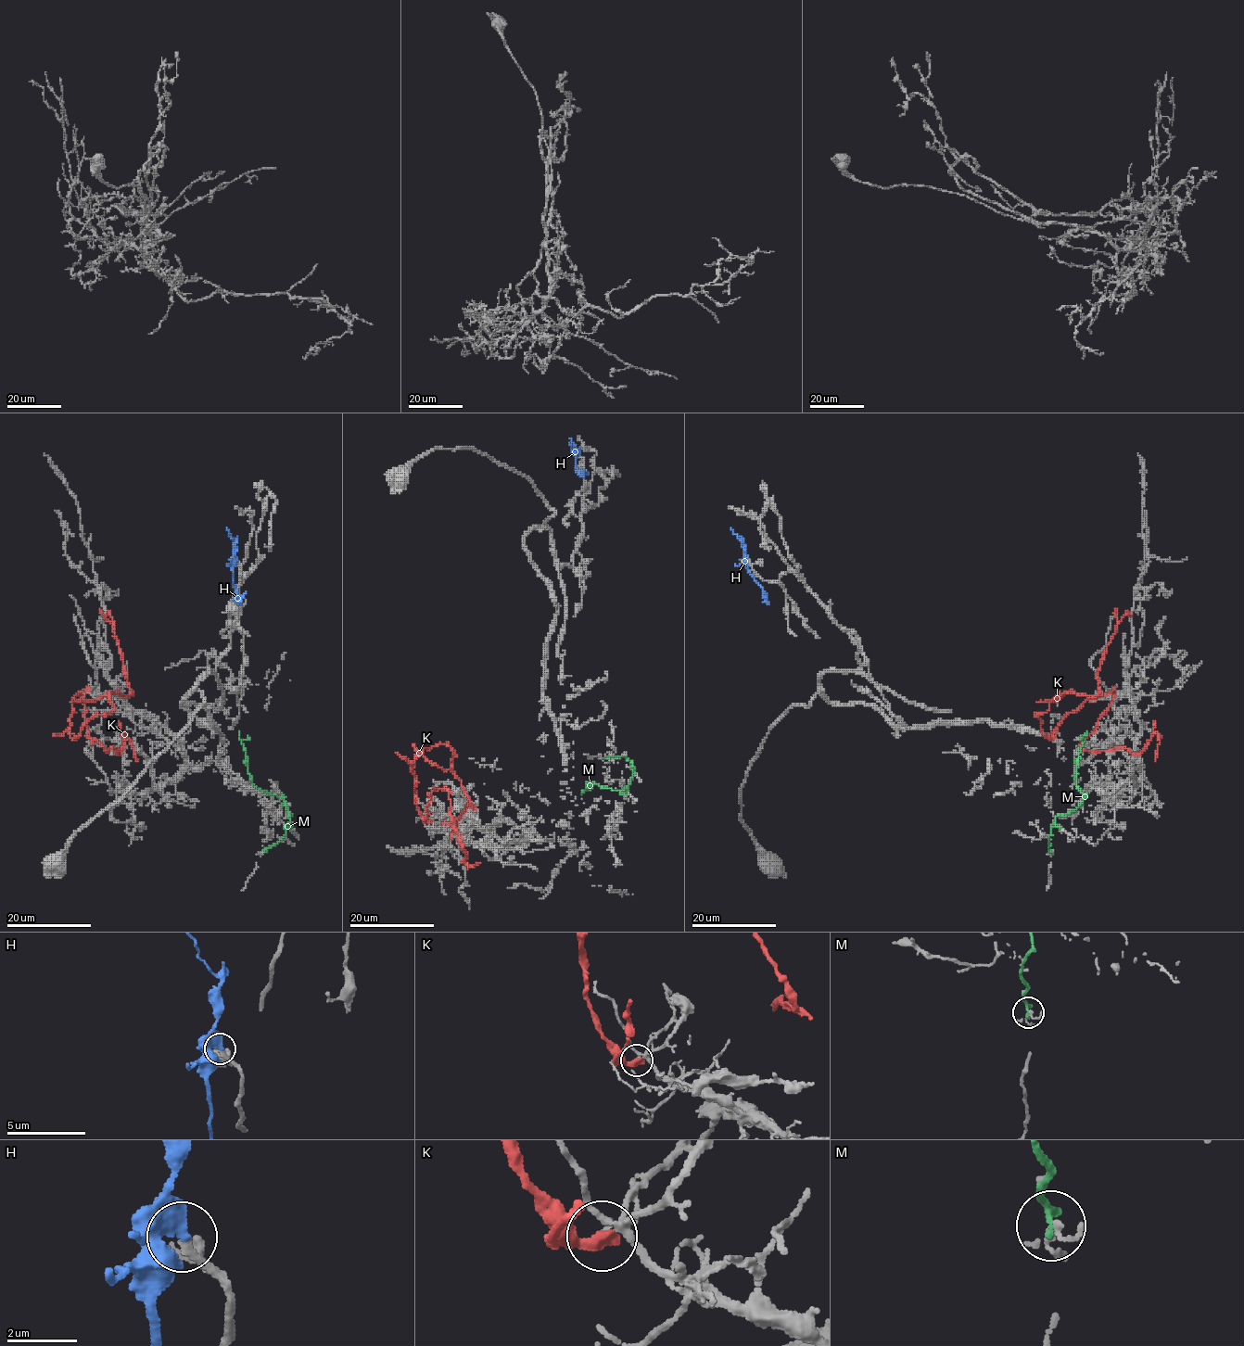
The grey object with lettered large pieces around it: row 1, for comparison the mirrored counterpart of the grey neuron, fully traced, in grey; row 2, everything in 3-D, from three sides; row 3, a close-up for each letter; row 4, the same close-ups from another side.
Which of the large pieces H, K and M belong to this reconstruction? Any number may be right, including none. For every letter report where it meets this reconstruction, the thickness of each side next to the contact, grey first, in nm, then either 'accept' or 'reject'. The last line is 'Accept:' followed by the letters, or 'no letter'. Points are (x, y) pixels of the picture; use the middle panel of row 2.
H: (578, 456) | 220/500 nm | accept
K: (429, 820) | 130/440 nm | reject
M: (608, 757) | 180/220 nm | reject
Accept: H

